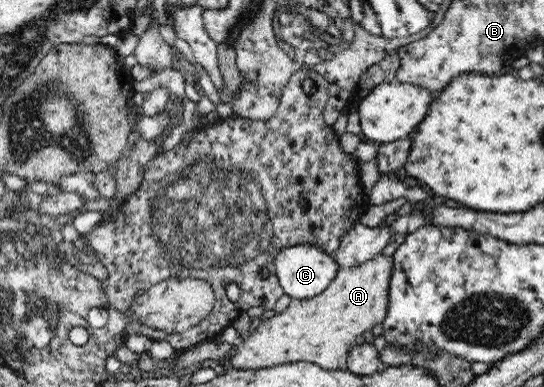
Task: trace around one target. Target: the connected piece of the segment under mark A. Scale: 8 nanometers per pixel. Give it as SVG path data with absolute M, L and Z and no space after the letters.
M378 254L370 261L351 268L339 268L330 281L330 285L316 297L310 299L291 298L289 306L281 312L269 313L256 322L254 328L245 336L244 343L239 345L228 360L230 369L255 370L292 361L307 361L319 365L322 369L338 370L340 359L346 359L347 353L356 338L383 323L388 309L388 289L392 273L391 257Z

